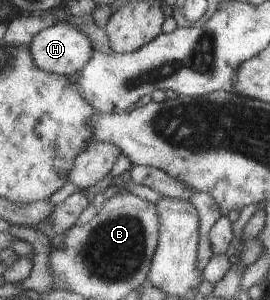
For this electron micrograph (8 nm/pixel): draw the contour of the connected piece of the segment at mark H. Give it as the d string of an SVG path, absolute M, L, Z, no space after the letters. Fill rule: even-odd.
M59 22L40 31L29 45L42 70L72 77L92 57L92 40L69 22Z

